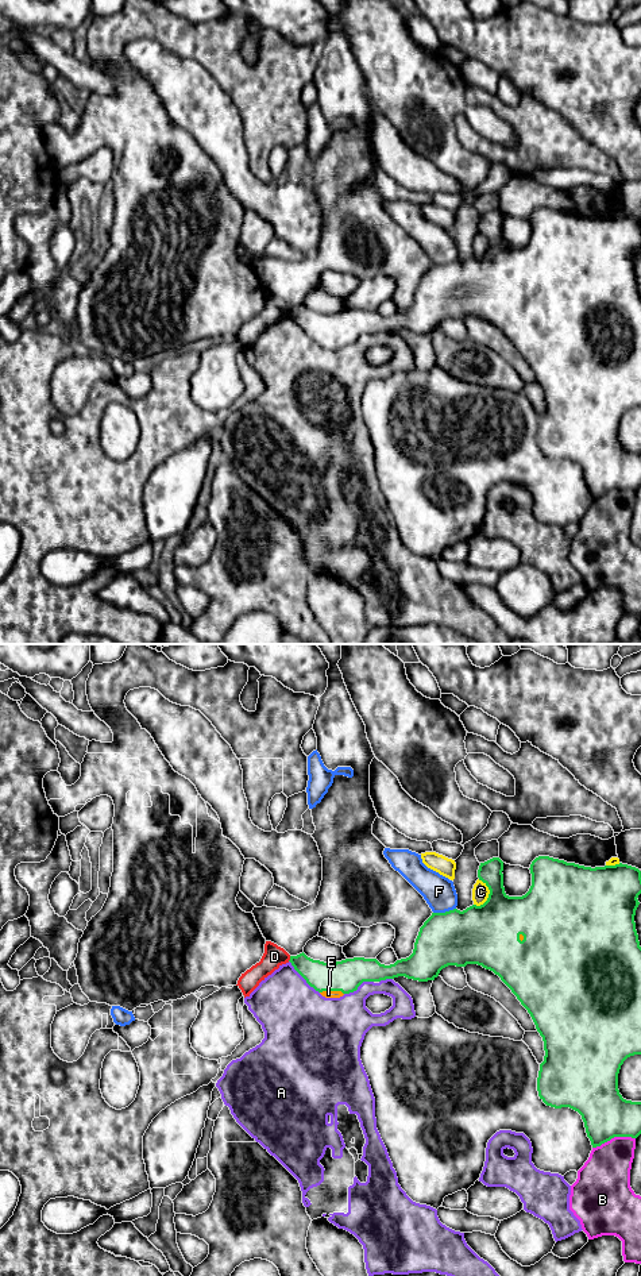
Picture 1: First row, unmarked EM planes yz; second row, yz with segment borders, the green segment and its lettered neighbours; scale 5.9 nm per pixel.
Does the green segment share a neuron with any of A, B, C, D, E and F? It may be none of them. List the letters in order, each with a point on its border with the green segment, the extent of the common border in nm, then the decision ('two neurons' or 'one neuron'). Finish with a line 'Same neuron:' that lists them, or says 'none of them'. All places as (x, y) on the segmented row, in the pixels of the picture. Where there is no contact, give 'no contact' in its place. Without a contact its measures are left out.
A: meets green in yz at (302, 976); contact 260 nm long; two neurons
B: meets green in yz at (613, 1137); contact 260 nm long; two neurons
C: meets green in yz at (489, 894); contact 170 nm long; two neurons
D: meets green in yz at (290, 959); contact 40 nm long; two neurons
E: meets green in yz at (332, 990); contact 140 nm long; one neuron
F: meets green in yz at (446, 912); contact 140 nm long; two neurons
Same neuron: E

